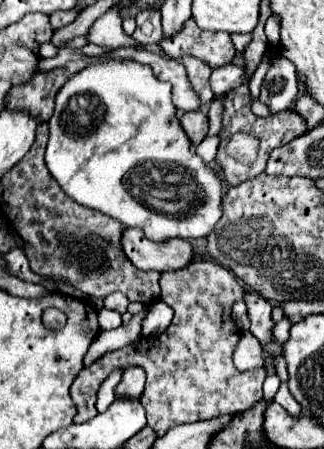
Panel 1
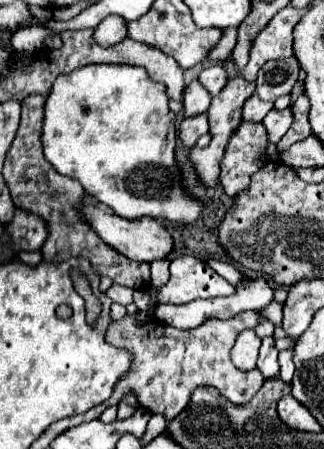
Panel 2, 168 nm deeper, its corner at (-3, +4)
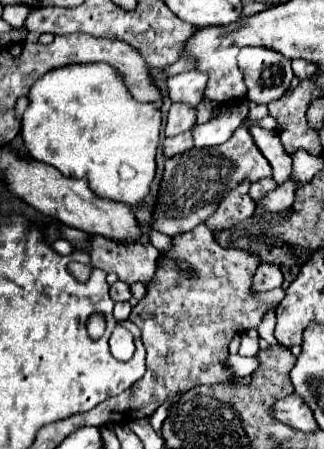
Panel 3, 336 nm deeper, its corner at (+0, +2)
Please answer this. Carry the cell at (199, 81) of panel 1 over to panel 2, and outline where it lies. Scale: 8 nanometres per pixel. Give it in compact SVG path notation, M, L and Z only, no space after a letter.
M193 80L185 92L183 92L183 106L185 106L185 116L197 116L207 112L211 104L211 94L199 84L199 80Z

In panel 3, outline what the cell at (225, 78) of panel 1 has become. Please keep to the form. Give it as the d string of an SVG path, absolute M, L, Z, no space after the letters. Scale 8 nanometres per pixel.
M198 70L170 76L166 80L170 102L172 104L182 102L182 104L188 104L188 106L196 108L204 98L206 80L208 80L208 76L204 72L198 72Z

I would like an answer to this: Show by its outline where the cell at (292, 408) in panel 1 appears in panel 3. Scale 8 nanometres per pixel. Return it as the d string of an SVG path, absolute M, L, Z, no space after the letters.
M268 310L266 314L264 314L264 320L262 320L262 324L256 328L258 330L258 334L268 342L268 344L276 344L276 338L274 338L274 310Z

